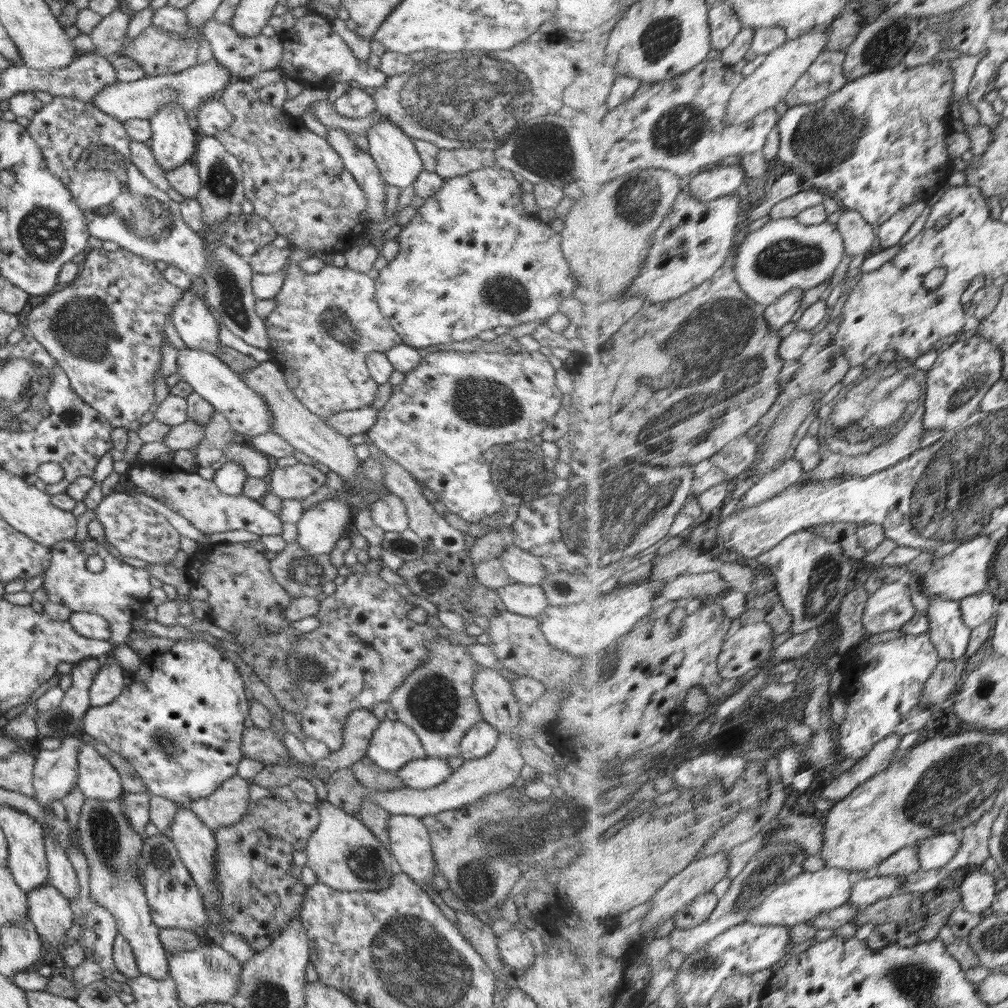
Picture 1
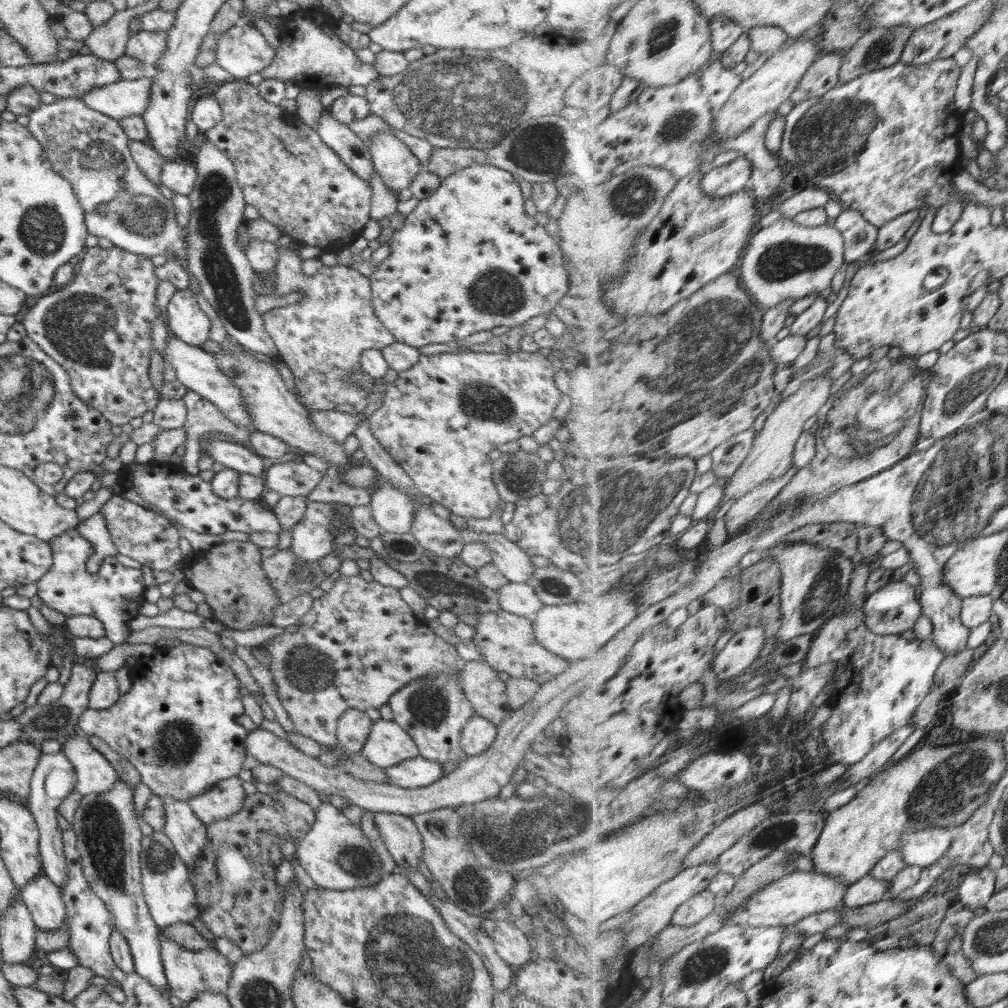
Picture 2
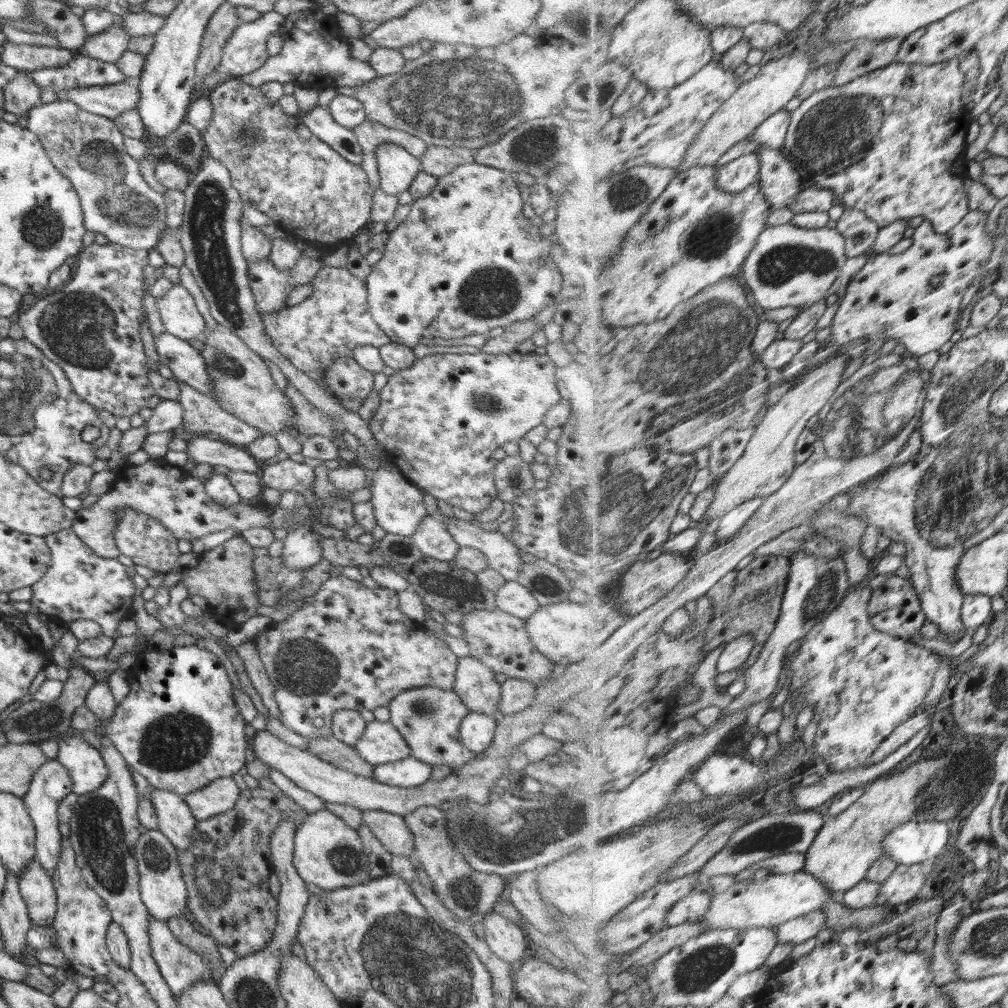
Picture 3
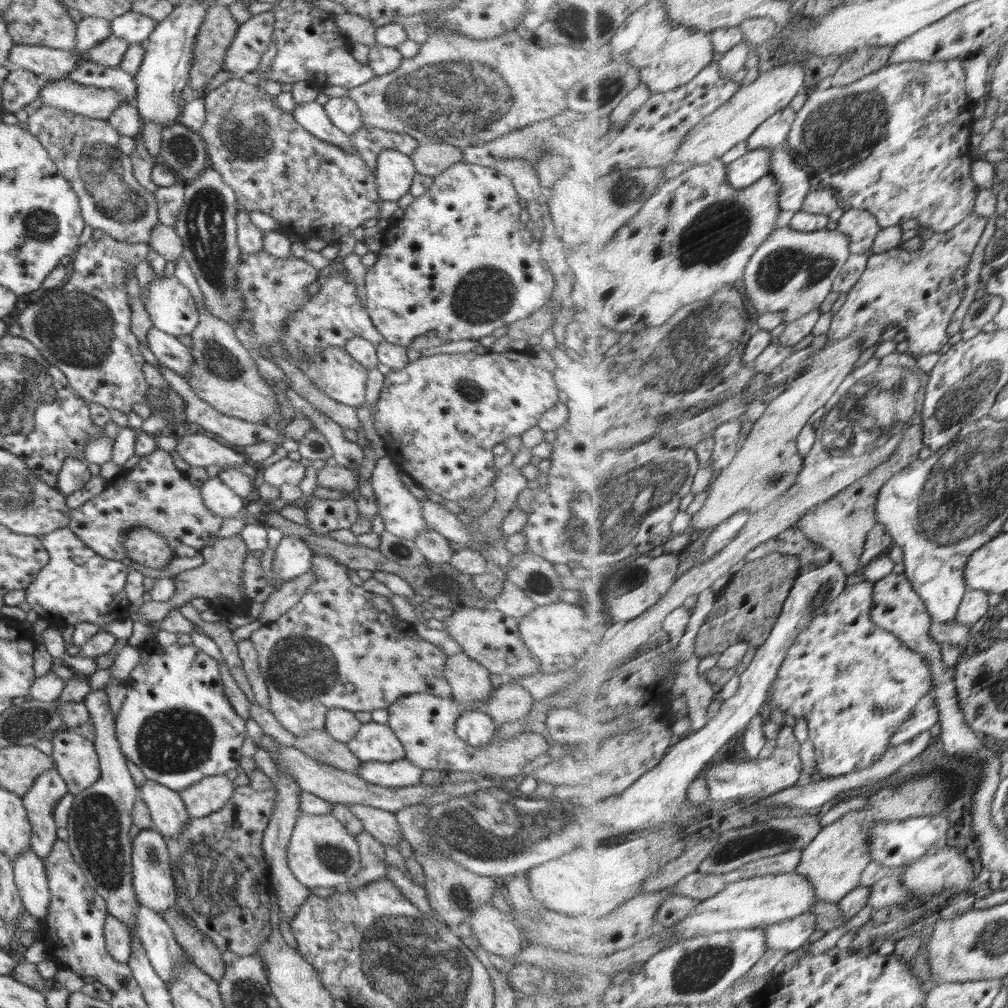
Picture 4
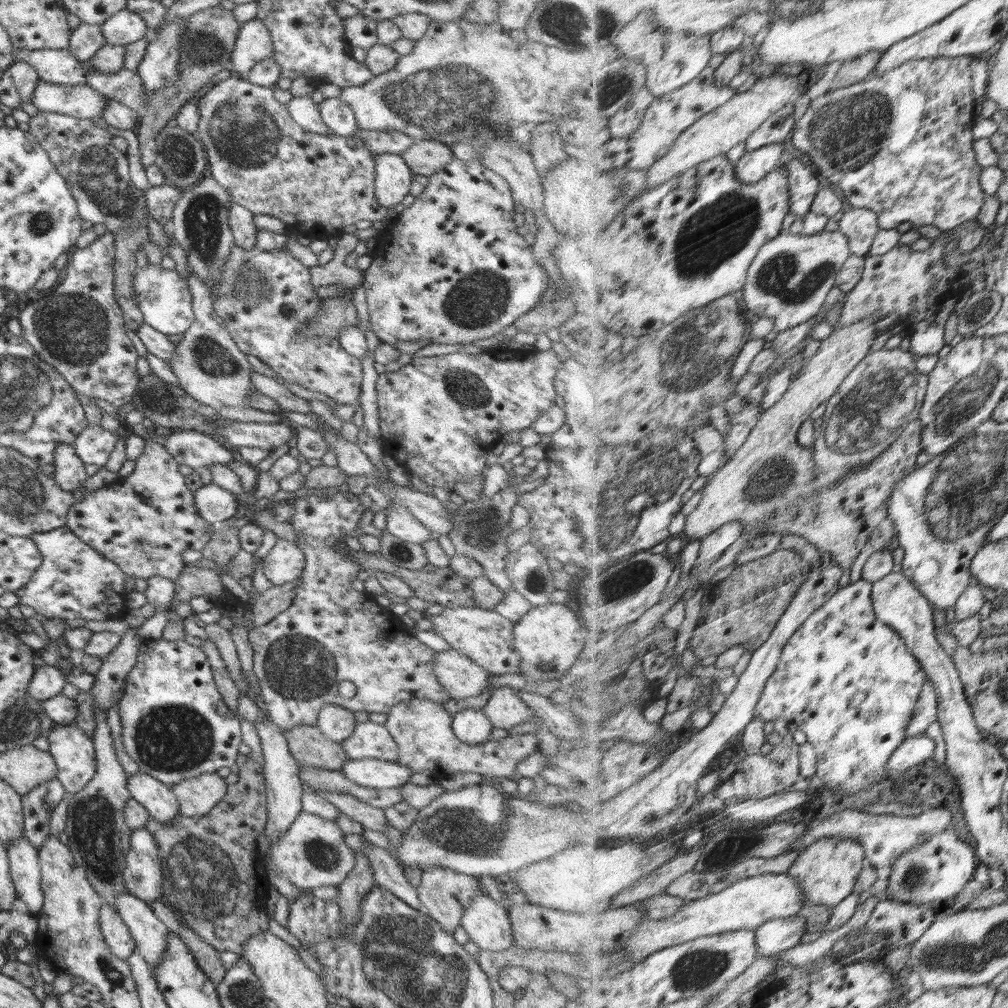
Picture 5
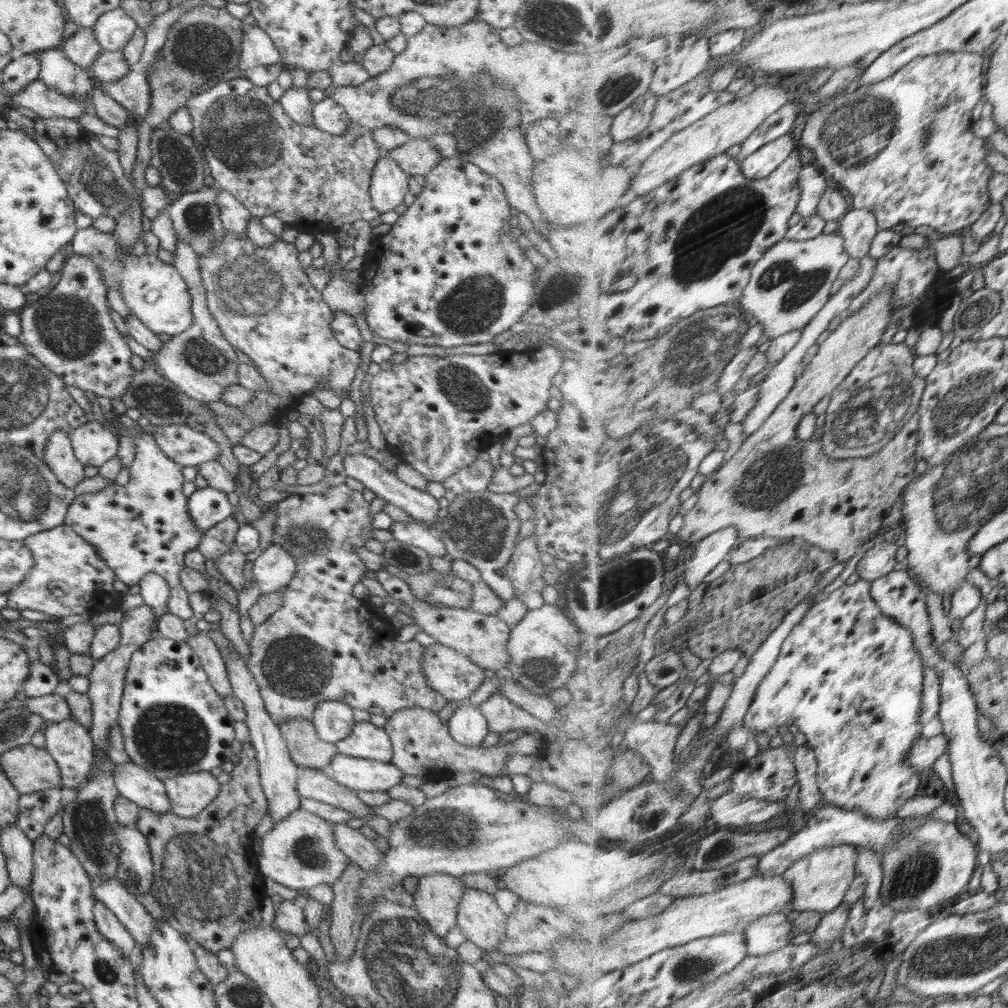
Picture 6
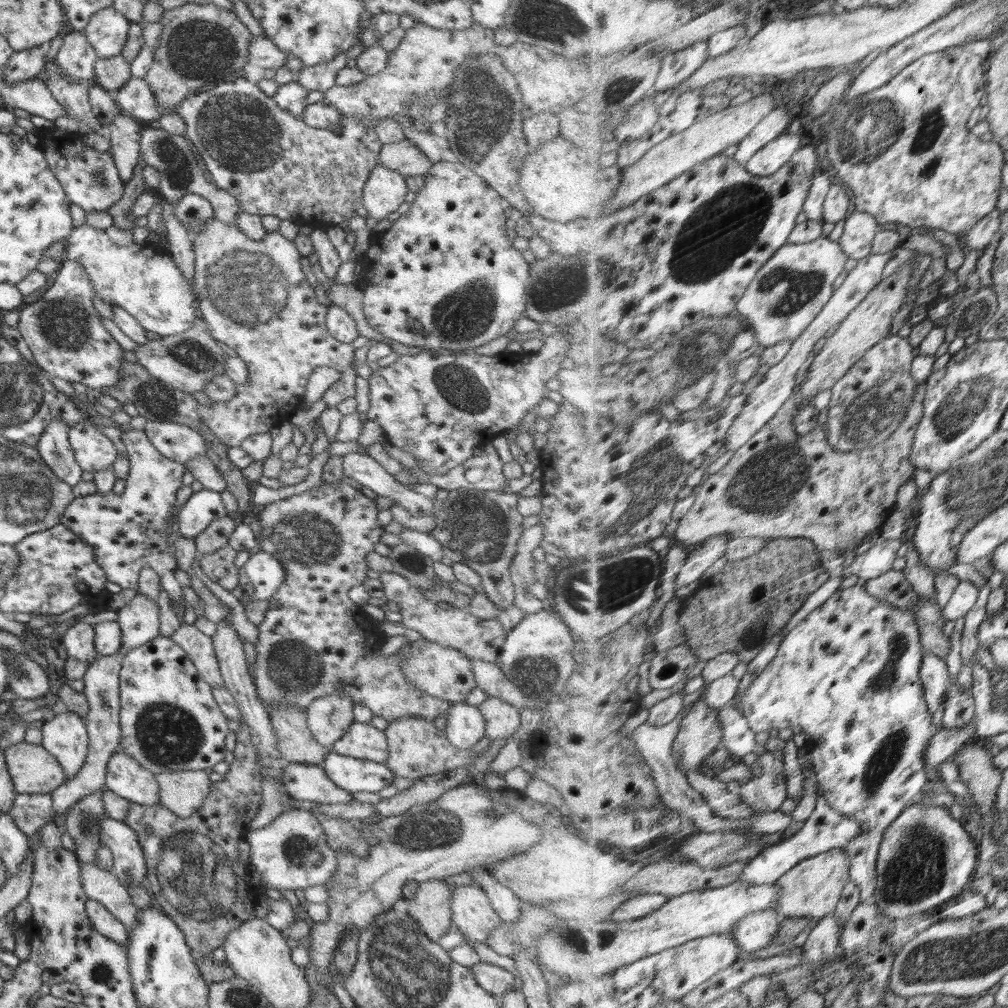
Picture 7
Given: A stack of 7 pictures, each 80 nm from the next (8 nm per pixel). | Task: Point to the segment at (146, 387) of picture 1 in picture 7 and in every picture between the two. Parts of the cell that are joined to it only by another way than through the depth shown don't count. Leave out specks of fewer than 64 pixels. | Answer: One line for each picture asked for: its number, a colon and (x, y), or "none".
2: (98, 326)
3: (90, 327)
4: (83, 327)
5: (77, 328)
6: (71, 332)
7: (63, 329)

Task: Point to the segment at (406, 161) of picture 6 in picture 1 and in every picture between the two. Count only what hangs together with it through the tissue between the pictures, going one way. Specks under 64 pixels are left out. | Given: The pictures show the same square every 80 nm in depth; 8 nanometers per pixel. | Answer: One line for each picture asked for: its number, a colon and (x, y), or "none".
1: (449, 163)
2: (443, 162)
3: (438, 161)
4: (430, 159)
5: (424, 157)

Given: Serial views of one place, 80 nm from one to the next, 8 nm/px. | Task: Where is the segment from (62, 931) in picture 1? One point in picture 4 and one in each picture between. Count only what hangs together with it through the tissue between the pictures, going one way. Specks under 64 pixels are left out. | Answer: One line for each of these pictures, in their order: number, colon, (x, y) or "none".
2: (44, 901)
3: (36, 887)
4: (31, 880)

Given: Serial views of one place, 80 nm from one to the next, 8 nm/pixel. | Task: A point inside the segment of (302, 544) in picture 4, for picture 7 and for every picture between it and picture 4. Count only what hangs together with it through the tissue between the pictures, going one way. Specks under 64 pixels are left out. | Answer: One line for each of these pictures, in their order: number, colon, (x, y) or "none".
5: (284, 563)
6: (274, 568)
7: (264, 570)

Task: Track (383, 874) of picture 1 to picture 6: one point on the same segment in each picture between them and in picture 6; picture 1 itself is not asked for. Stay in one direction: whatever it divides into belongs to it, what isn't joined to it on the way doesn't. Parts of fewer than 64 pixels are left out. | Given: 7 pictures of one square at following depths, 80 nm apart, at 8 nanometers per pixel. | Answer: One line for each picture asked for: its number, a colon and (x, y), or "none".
2: (335, 853)
3: (328, 853)
4: (322, 853)
5: (312, 853)
6: (300, 852)

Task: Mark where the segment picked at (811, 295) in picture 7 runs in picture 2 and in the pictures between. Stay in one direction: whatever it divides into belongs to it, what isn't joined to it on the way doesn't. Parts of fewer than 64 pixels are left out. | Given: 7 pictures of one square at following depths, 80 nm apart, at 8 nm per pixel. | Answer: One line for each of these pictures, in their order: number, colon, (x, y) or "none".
2: (788, 260)
3: (791, 265)
4: (794, 271)
5: (793, 276)
6: (793, 283)

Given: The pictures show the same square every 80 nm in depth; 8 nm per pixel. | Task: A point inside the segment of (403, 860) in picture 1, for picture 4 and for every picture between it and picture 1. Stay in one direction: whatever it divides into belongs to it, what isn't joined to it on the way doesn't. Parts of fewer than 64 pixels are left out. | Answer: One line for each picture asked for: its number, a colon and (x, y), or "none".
2: (403, 840)
3: (391, 830)
4: (382, 825)

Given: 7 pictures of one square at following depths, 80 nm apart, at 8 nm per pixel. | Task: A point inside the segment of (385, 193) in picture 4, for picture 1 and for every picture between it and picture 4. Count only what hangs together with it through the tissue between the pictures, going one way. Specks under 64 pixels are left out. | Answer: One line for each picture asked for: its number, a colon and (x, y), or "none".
1: (394, 152)
2: (395, 163)
3: (397, 168)

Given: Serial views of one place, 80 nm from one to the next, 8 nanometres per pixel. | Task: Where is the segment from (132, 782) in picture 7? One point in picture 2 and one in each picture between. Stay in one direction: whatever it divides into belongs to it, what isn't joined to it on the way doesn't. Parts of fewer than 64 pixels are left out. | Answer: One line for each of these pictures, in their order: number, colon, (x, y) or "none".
2: (187, 832)
3: (175, 820)
4: (170, 816)
5: (158, 799)
6: (135, 783)

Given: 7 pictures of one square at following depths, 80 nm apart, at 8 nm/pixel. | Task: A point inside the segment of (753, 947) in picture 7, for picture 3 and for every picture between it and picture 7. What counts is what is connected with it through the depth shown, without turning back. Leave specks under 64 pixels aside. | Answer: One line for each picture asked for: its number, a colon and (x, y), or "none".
3: (798, 931)
4: (791, 935)
5: (782, 934)
6: (770, 934)

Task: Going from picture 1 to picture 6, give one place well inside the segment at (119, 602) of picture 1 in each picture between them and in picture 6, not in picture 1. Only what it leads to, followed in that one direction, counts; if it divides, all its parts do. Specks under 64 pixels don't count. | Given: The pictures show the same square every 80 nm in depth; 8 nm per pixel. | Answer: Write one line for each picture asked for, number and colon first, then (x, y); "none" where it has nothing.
2: (114, 595)
3: (78, 585)
4: (78, 585)
5: (73, 581)
6: (68, 577)

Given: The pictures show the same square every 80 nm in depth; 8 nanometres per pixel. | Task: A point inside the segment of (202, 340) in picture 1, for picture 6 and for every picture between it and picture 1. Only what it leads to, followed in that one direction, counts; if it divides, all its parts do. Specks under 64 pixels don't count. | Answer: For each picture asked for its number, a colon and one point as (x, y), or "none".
2: (188, 321)
3: (179, 314)
4: (172, 308)
5: (165, 300)
6: (155, 292)

